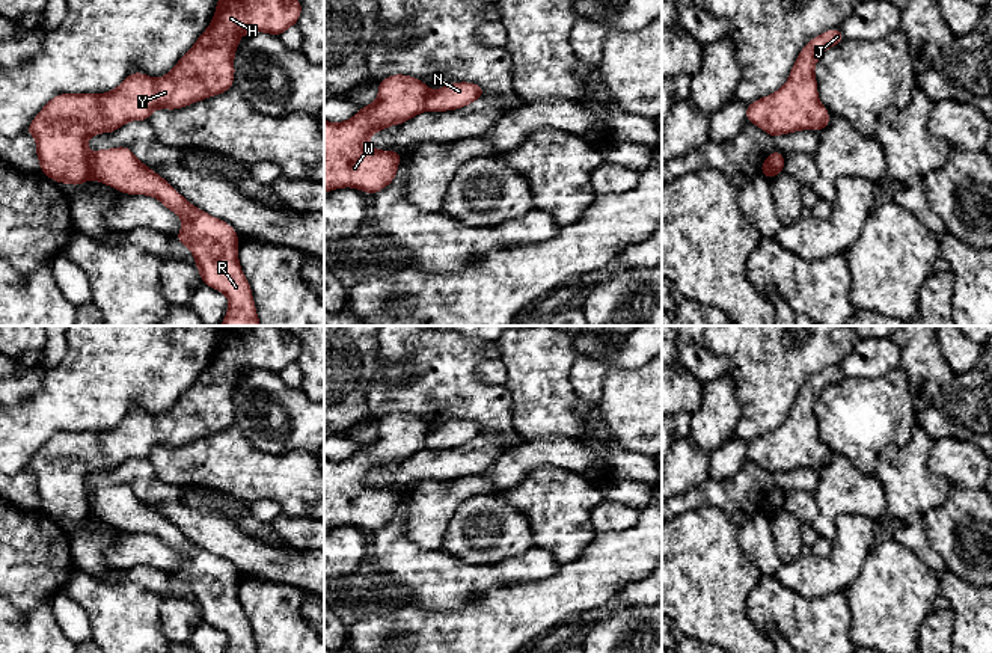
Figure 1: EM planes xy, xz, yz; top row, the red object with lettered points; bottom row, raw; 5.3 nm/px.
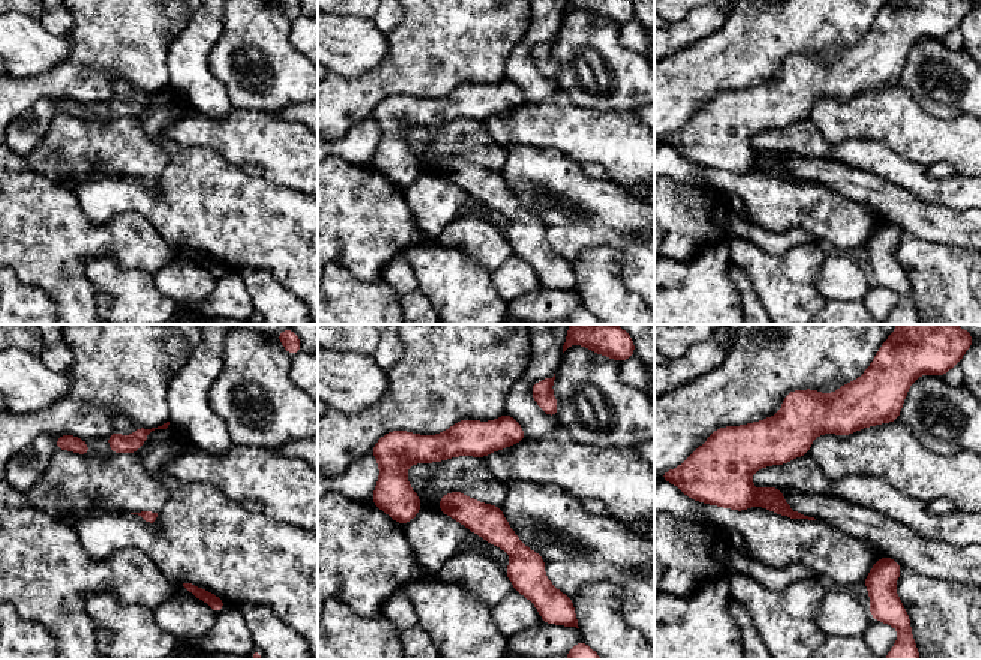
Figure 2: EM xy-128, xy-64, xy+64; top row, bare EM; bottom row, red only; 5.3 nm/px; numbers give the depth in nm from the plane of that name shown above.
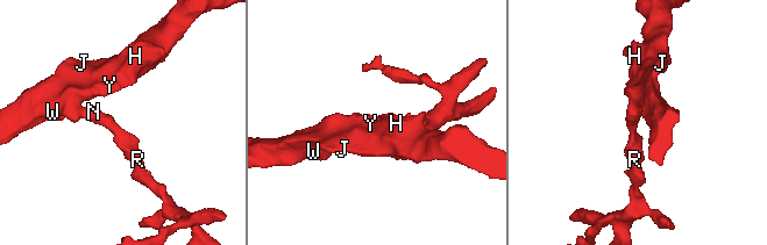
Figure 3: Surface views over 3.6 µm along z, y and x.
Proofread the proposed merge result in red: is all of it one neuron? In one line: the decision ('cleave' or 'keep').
cleave

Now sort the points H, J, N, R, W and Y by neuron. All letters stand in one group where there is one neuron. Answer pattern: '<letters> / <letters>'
H J W Y / N R

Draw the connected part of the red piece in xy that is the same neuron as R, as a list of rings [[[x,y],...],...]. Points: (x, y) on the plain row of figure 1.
[[[128,484],[93,489],[89,492],[89,499],[92,517],[121,531],[154,534],[166,546],[179,552],[182,566],[173,576],[185,582],[193,591],[202,620],[228,633],[229,645],[226,653],[256,653],[250,623],[238,600],[238,572],[231,563],[185,538],[164,516],[139,499]]]

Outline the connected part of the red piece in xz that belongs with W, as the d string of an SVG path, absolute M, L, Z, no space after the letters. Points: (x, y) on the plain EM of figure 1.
M395 412L378 419L378 434L374 442L363 443L351 457L332 461L324 457L324 531L333 526L353 525L375 532L387 525L398 508L401 490L380 489L366 480L390 463L407 460L427 448L430 425L416 415Z

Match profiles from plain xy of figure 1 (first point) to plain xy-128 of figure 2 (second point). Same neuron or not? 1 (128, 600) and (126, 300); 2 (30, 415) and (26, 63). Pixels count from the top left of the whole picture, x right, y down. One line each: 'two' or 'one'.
1: one
2: two

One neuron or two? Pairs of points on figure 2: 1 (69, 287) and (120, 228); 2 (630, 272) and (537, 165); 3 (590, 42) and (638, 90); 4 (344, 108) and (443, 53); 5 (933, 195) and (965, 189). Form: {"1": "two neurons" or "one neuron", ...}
{"1": "one neuron", "2": "one neuron", "3": "one neuron", "4": "one neuron", "5": "one neuron"}

